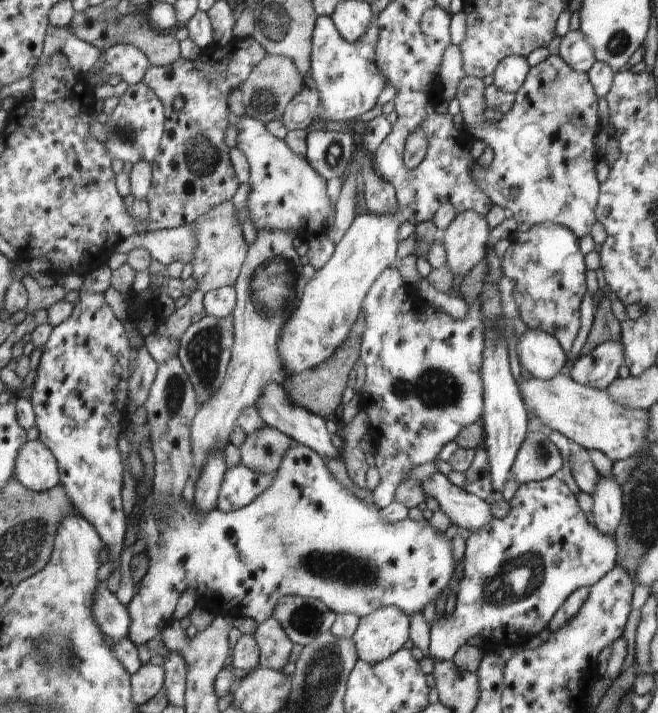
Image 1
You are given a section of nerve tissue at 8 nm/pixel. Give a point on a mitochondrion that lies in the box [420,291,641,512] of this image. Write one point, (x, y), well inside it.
(540, 454)

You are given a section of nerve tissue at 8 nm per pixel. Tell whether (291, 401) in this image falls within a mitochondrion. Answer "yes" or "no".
no

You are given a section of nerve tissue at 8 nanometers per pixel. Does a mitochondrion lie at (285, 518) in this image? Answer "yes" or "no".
no

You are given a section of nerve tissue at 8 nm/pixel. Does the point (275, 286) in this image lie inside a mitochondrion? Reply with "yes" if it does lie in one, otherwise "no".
yes

